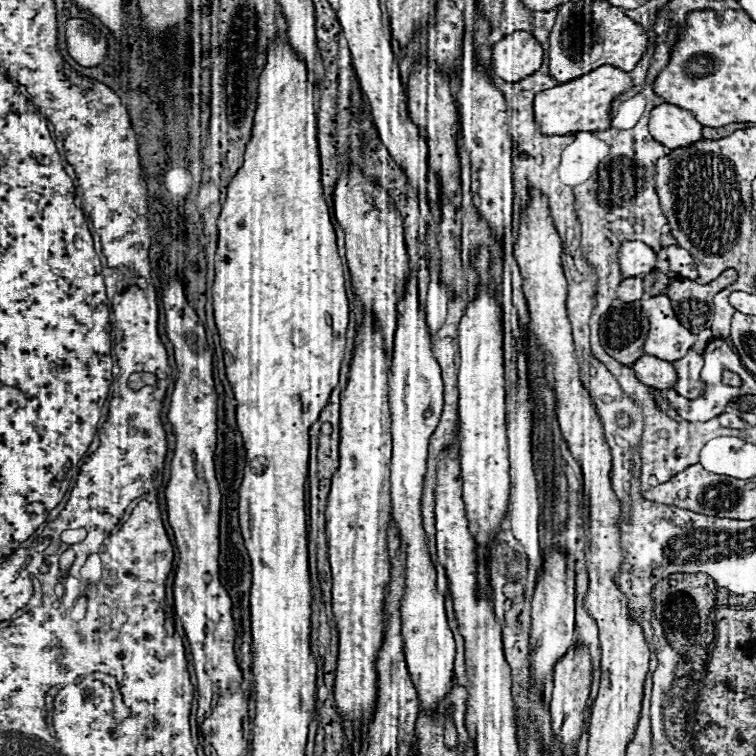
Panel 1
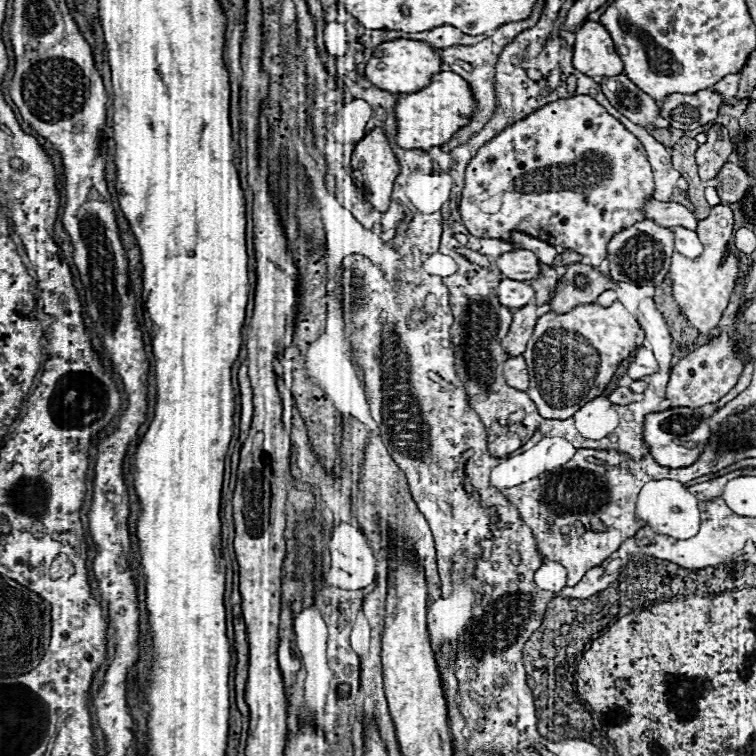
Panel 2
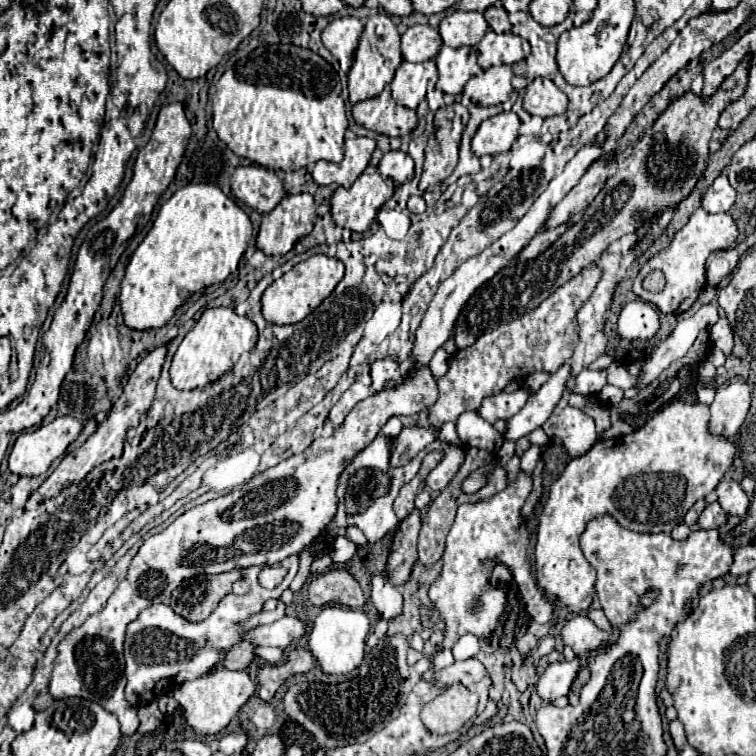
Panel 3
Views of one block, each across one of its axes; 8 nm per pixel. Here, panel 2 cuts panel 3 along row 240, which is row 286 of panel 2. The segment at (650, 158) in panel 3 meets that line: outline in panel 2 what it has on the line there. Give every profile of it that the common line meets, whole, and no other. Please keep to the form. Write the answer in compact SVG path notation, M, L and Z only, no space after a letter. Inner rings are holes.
M570 264L566 266L566 274L558 280L556 292L548 302L550 312L566 314L578 304L594 302L604 290L614 288L614 280L600 274L596 268L586 264Z

